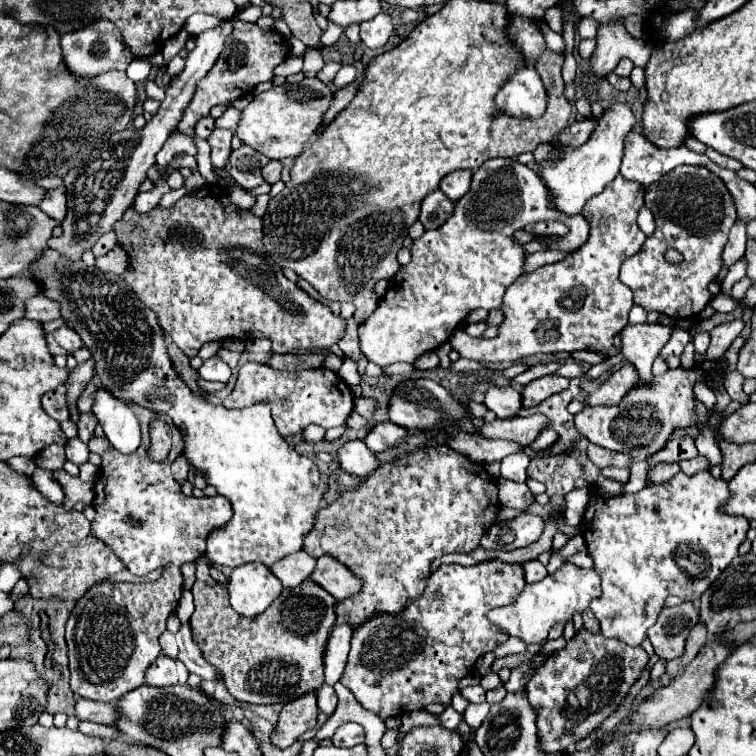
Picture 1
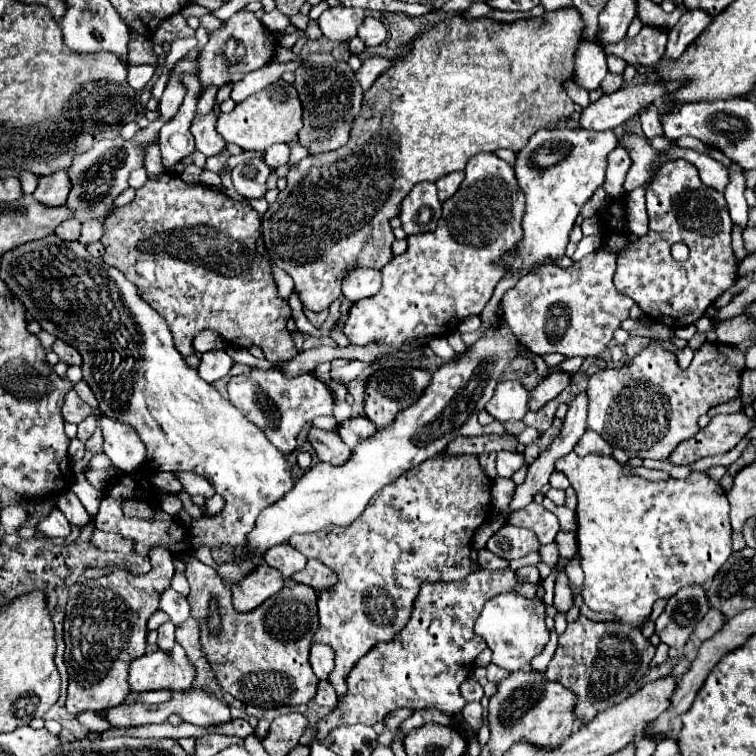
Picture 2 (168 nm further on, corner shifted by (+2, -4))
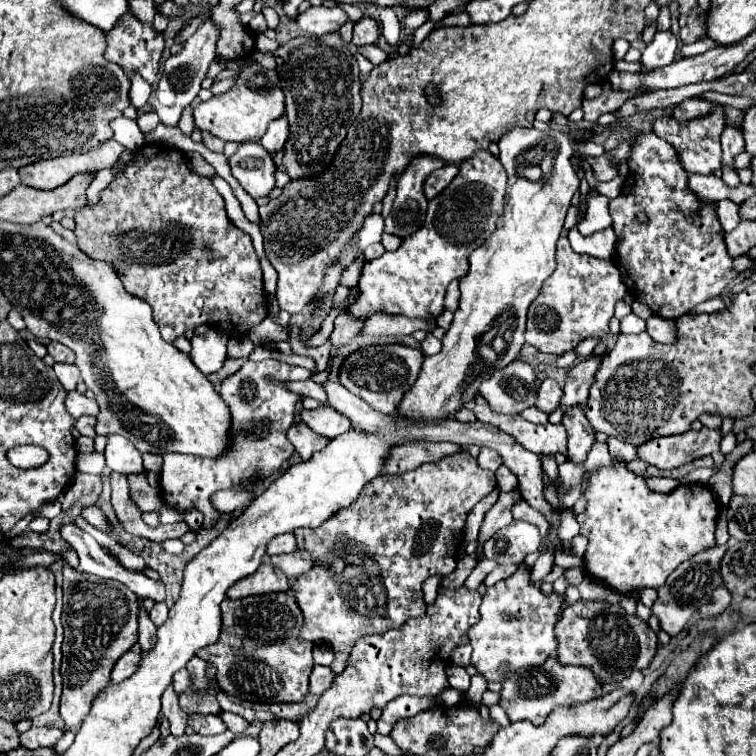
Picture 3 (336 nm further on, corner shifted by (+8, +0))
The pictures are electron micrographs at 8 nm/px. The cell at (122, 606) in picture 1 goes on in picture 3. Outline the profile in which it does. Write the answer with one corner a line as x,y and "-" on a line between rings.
64,565
64,643
62,643
62,701
64,731
78,727
90,711
94,695
110,683
110,669
138,639
140,599
112,579
98,579

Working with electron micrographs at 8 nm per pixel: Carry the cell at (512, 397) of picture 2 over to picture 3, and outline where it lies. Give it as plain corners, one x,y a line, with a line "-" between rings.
516,359
504,369
494,371
494,375
482,383
480,393
496,413
518,415
536,403
538,377
530,363

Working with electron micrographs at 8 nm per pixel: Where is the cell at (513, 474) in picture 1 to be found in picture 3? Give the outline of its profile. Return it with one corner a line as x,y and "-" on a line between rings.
480,449
480,455
478,455
476,461
482,469
490,469
490,471
496,471
502,465
502,459
492,449

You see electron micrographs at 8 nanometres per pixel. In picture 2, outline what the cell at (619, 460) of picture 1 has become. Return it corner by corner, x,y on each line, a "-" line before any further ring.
586,431
584,435
582,435
582,439
578,441
578,445
576,445
576,455
580,455
580,457
584,457
584,455
612,455
612,447
600,437
600,435
596,435
594,431

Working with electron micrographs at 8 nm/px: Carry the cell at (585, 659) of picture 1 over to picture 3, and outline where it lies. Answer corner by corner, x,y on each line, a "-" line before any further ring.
576,601
568,605
556,625
558,659
564,665
588,665
602,683
622,681
634,669
646,669
658,649
658,637
636,613
626,613
620,603

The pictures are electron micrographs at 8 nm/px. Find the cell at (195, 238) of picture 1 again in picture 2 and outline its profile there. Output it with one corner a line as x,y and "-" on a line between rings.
162,175
158,181
148,179
144,187
136,189
132,203
118,207
106,219
100,241
106,247
104,263
122,271
134,285
138,277
138,295
166,319
180,355
192,355
194,337
212,329
232,347
258,345
268,361
288,361
298,355
286,329
292,309
286,299
278,297
270,259
256,249
258,239
260,215
248,203
236,201
214,187
186,185
180,177

